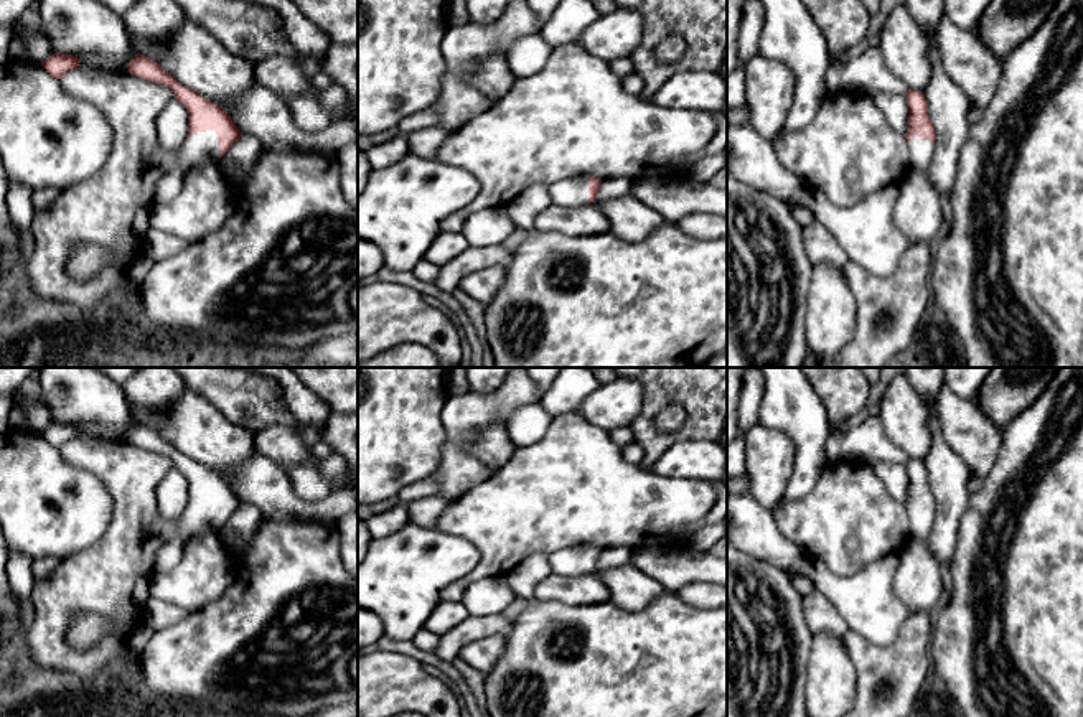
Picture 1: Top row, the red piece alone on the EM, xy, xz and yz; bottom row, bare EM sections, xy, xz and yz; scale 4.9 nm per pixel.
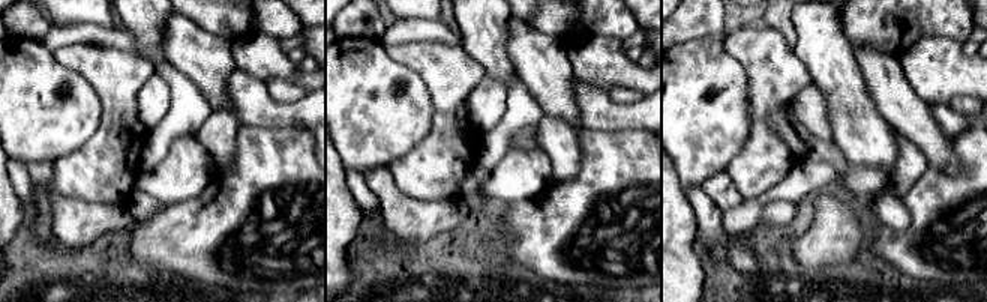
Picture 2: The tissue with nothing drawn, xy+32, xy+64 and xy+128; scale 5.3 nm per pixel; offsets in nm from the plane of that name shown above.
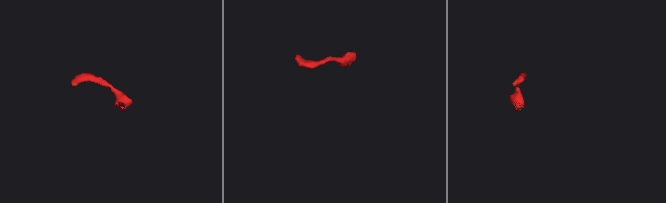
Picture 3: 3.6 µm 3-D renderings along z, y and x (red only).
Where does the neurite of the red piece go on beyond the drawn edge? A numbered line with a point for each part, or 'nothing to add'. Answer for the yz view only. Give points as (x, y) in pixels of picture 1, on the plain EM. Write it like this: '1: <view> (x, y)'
1: yz (920, 520)

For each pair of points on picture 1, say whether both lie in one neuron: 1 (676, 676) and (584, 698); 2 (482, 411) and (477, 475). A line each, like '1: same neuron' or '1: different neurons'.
1: same neuron
2: same neuron

